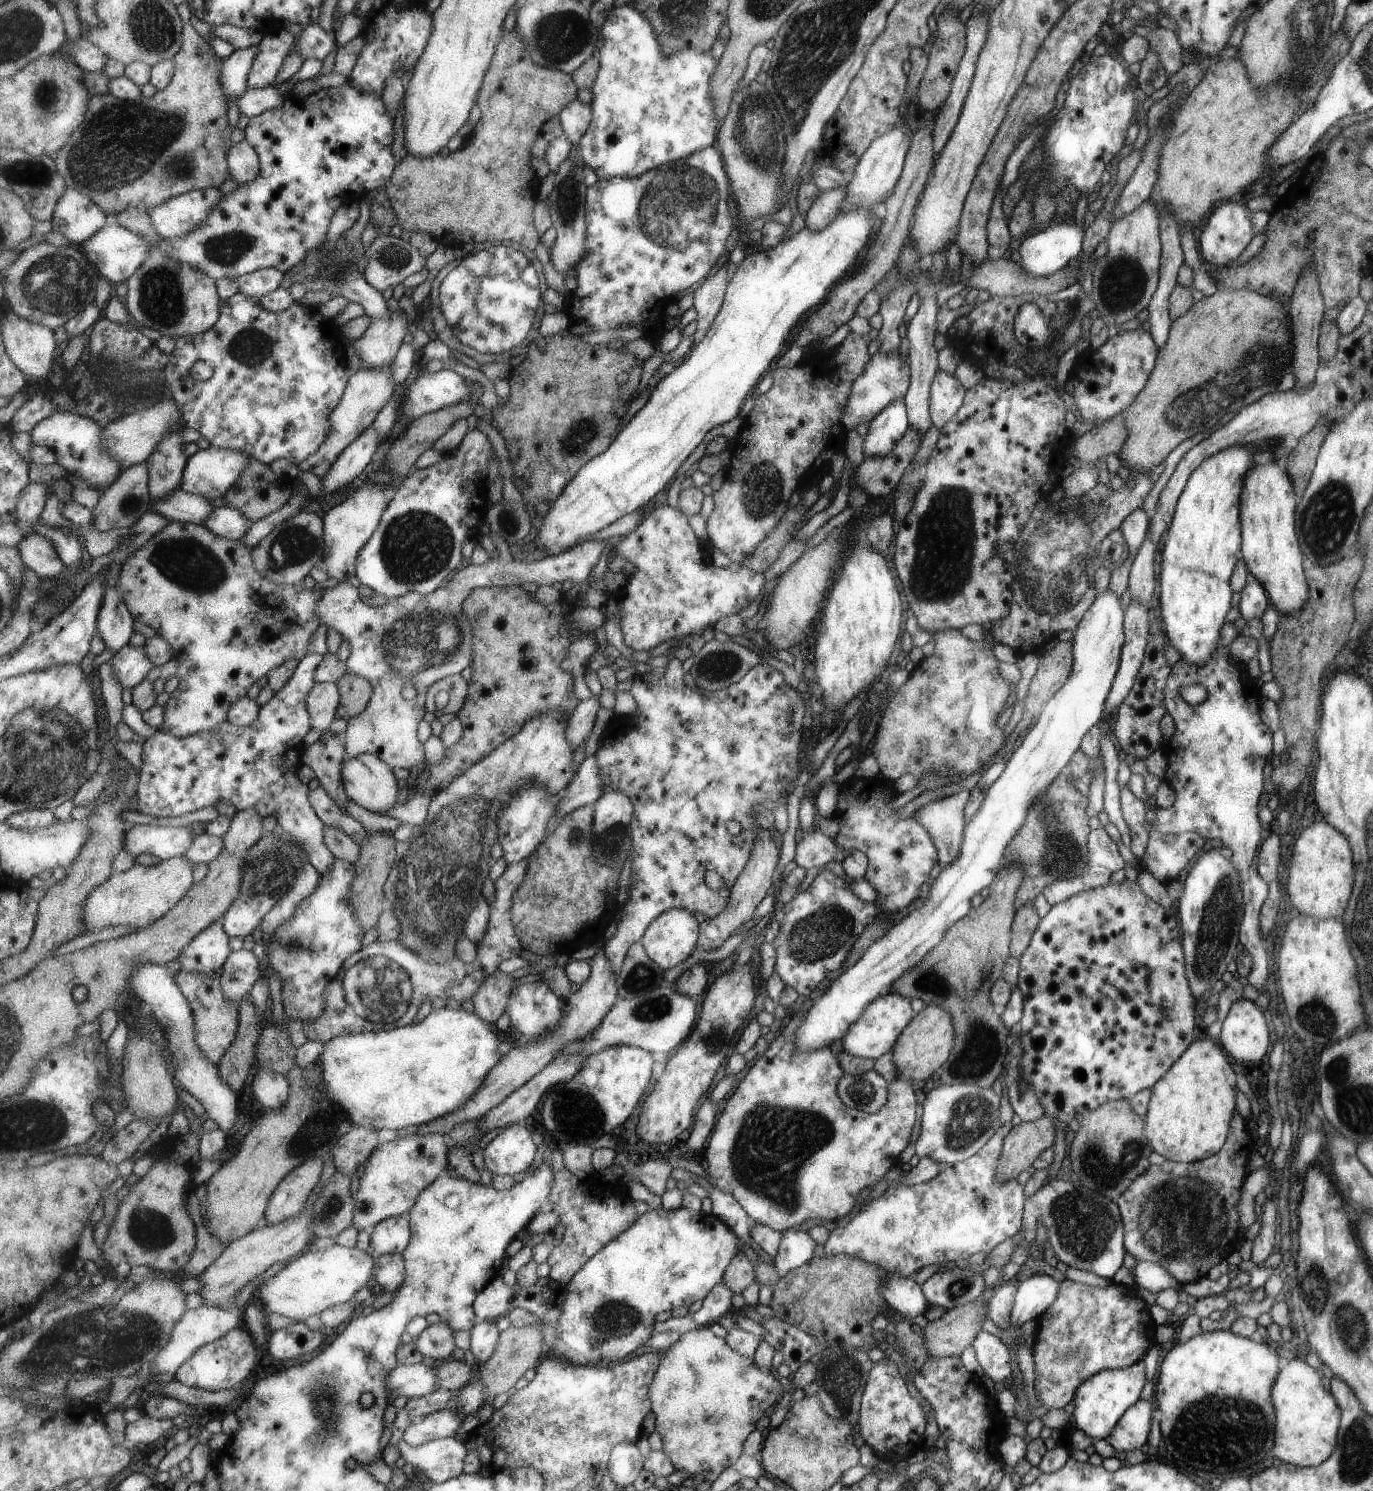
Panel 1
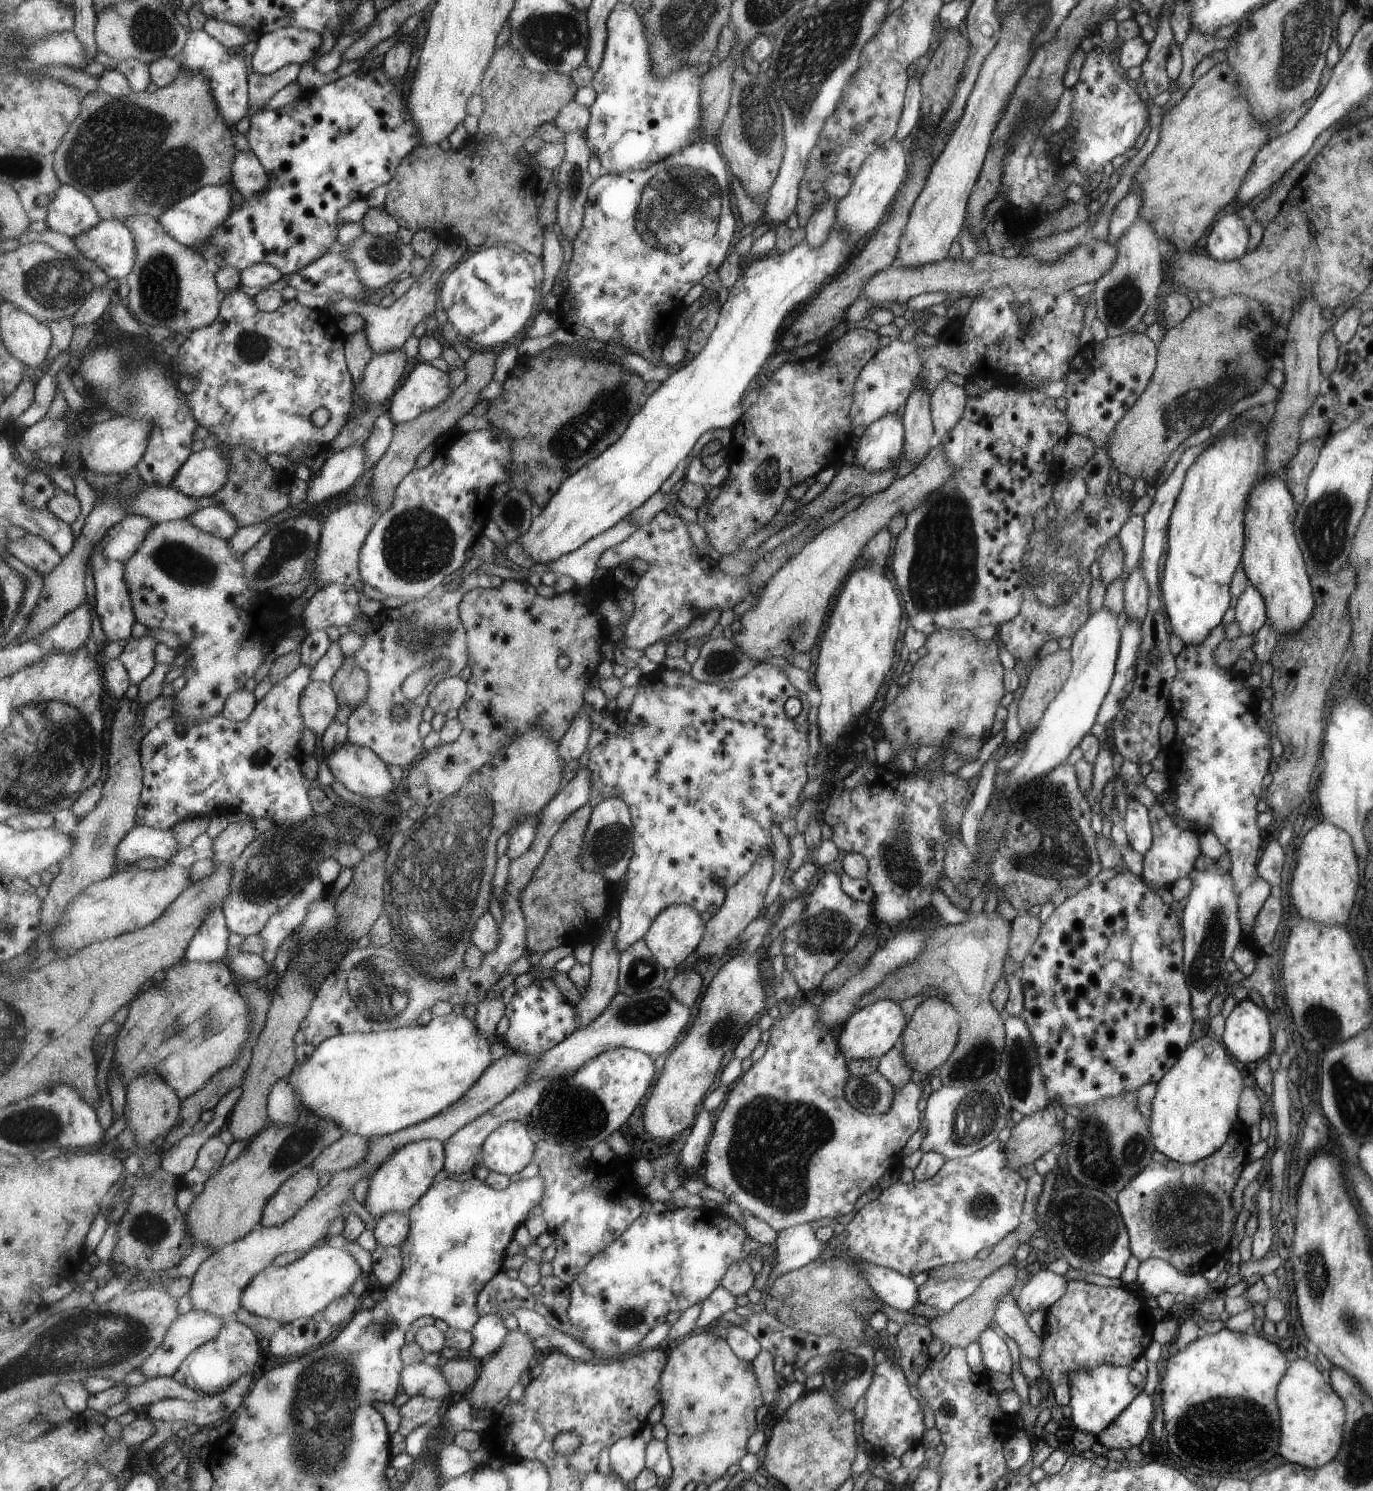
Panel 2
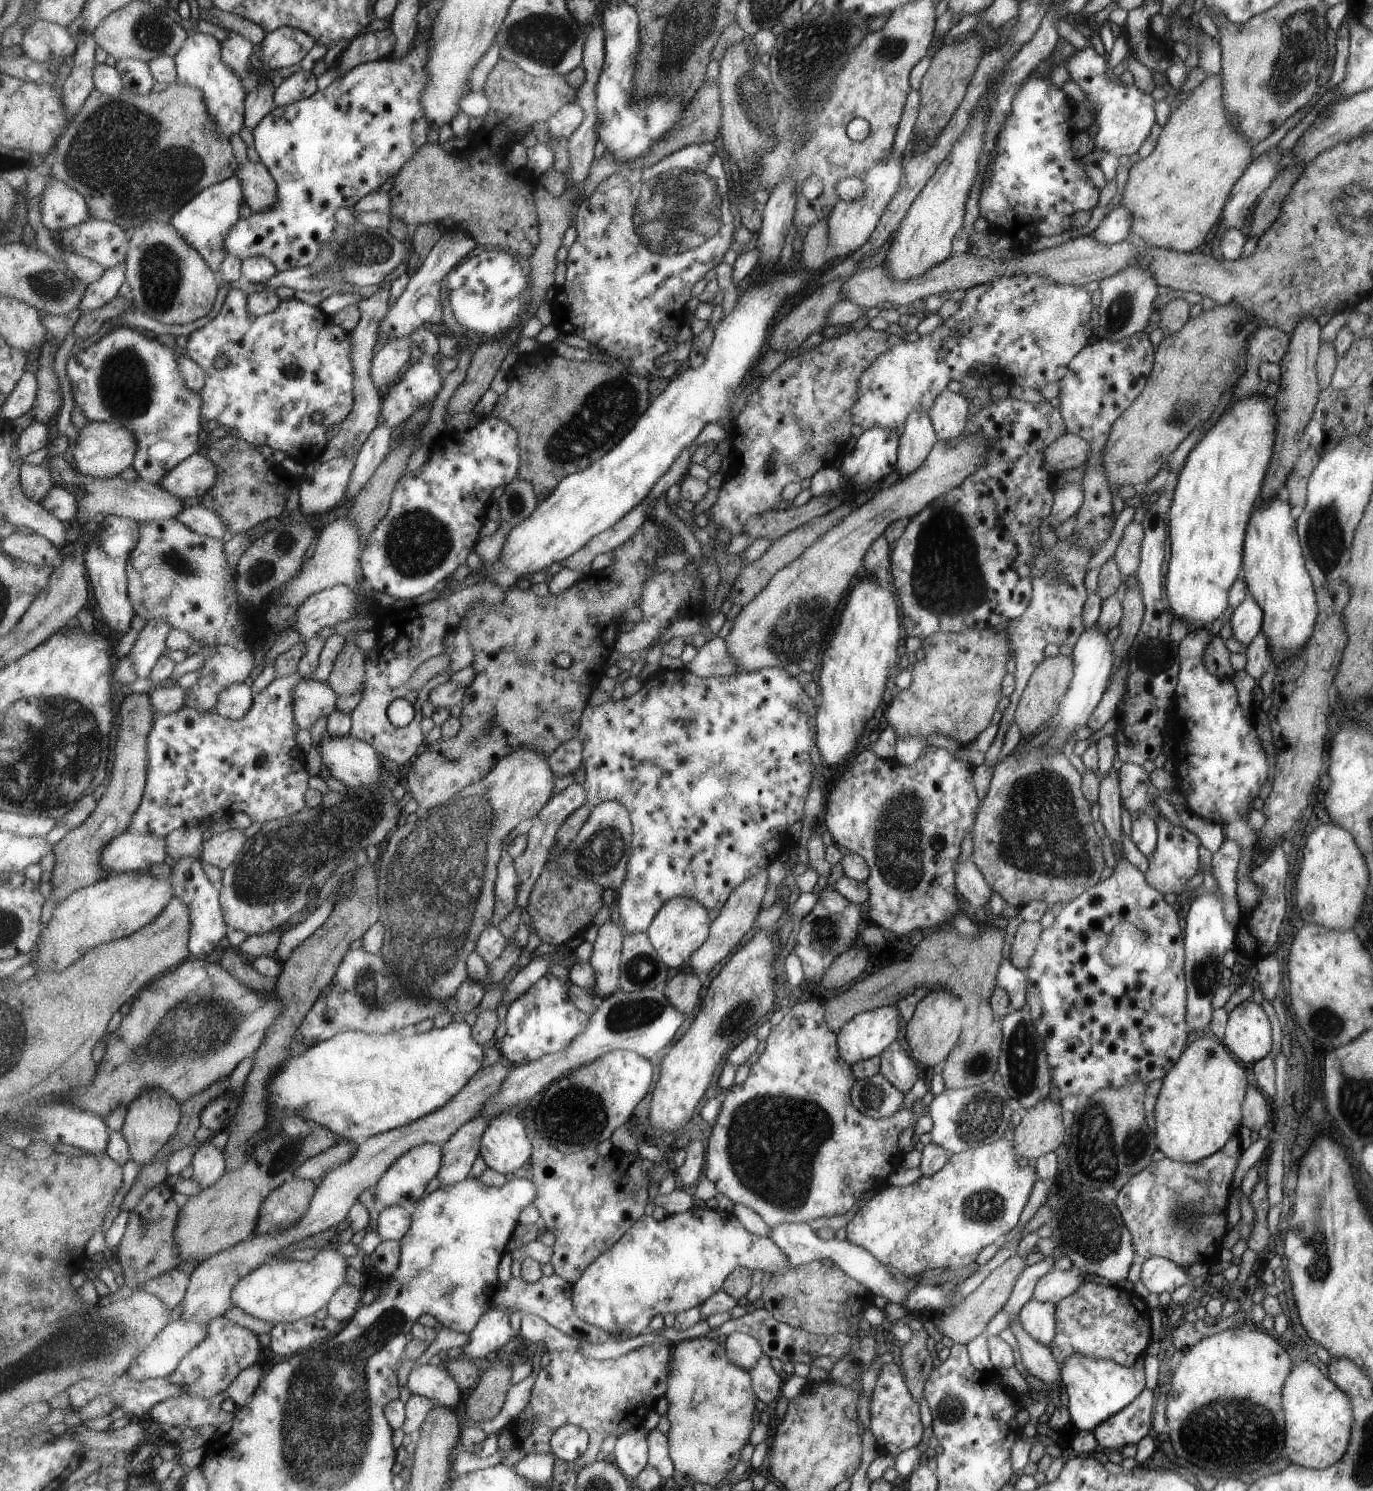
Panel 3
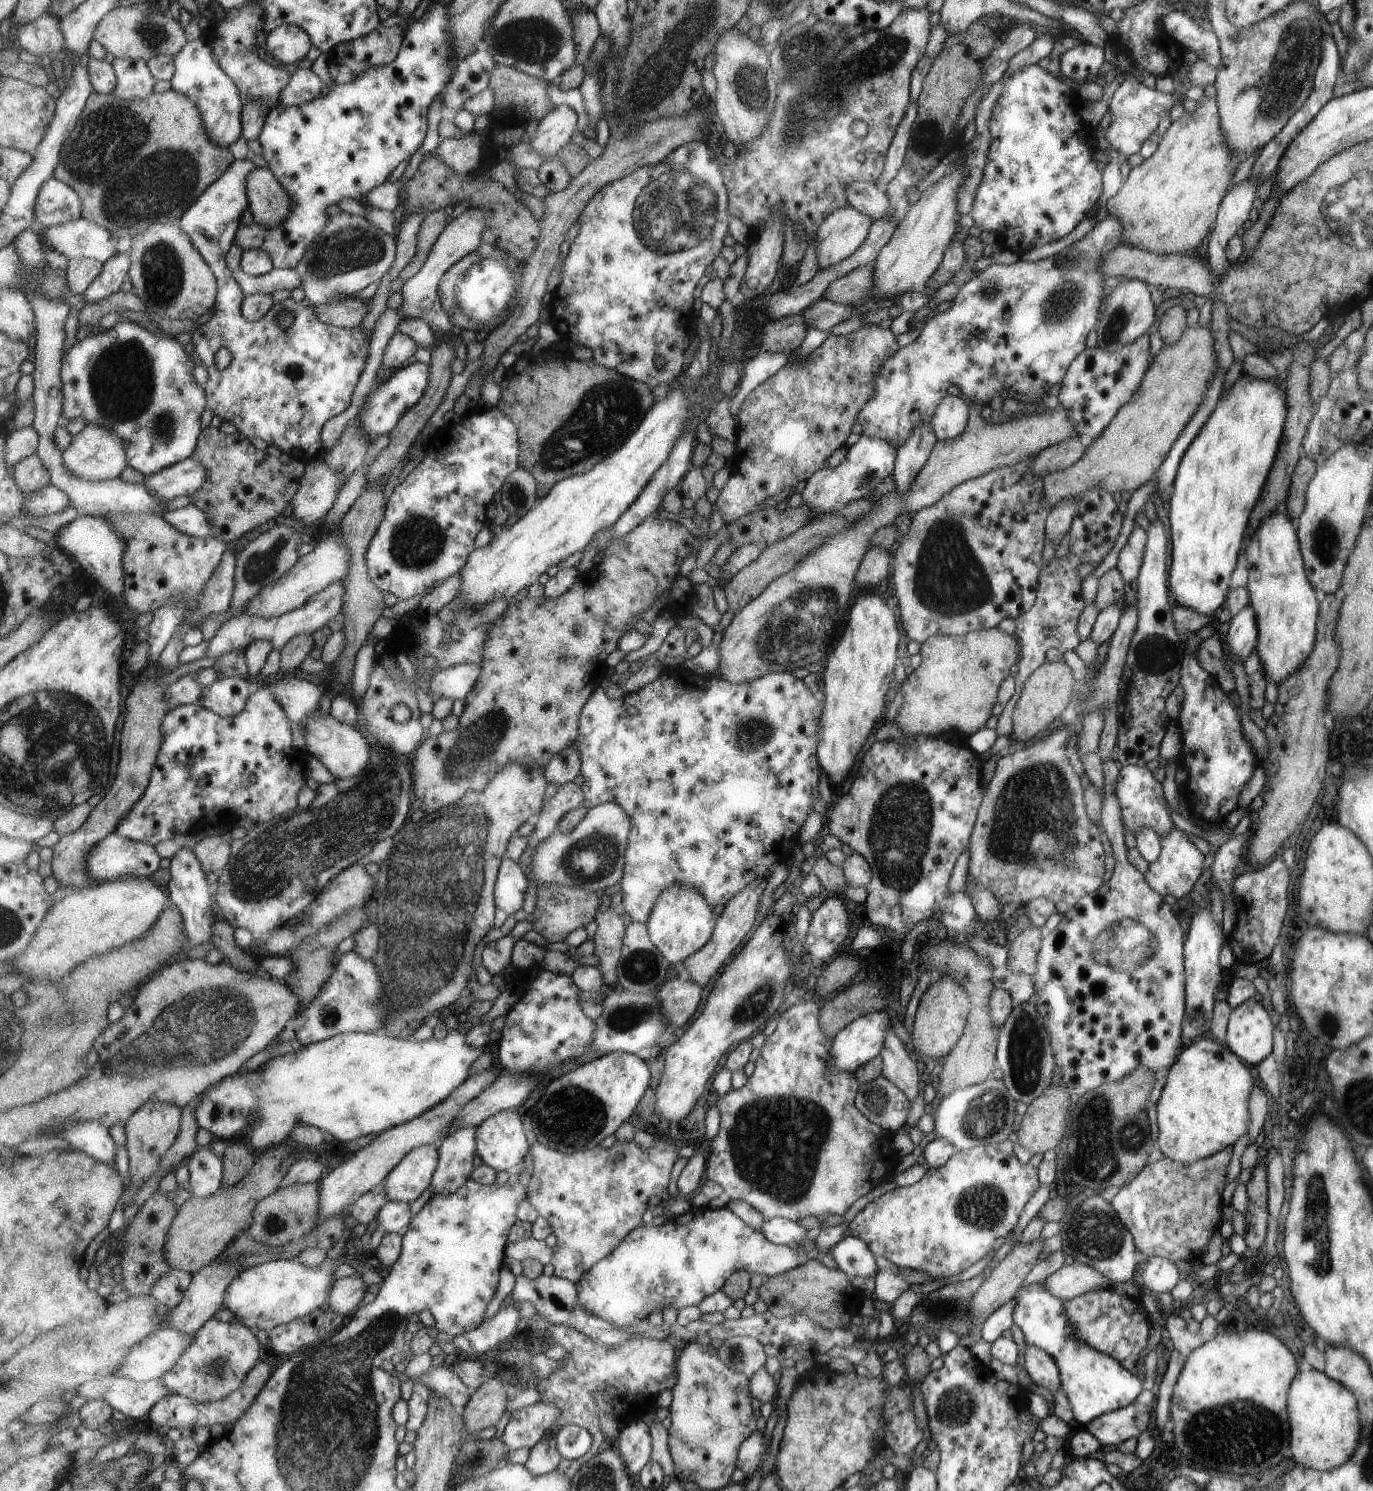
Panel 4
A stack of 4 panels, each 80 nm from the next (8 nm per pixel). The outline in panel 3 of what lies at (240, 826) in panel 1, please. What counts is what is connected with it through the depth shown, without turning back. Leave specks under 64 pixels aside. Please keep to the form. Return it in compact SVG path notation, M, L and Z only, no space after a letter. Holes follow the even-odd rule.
M229 828L207 838L202 848L202 862L224 871L231 866L246 843L245 832Z

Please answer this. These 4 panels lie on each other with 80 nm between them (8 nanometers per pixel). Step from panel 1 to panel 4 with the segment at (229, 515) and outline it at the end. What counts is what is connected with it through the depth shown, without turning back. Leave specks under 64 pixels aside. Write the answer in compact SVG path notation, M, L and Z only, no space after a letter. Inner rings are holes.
M188 504L180 509L167 511L162 517L175 529L192 537L205 538L214 531L208 515L197 508L197 505Z

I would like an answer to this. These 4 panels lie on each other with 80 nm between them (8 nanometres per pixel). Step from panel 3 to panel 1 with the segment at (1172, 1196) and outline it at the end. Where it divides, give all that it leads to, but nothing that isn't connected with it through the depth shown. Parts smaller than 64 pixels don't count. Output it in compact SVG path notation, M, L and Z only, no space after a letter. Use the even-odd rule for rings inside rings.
M1233 1112L1231 1130L1228 1131L1224 1146L1211 1156L1189 1164L1165 1160L1162 1165L1149 1166L1139 1178L1133 1180L1129 1192L1115 1198L1115 1204L1124 1220L1125 1248L1138 1261L1151 1261L1165 1267L1181 1284L1191 1283L1205 1277L1209 1268L1221 1262L1231 1248L1235 1248L1237 1236L1237 1200L1239 1188L1245 1178L1245 1164L1251 1152L1251 1138L1245 1132L1241 1115Z

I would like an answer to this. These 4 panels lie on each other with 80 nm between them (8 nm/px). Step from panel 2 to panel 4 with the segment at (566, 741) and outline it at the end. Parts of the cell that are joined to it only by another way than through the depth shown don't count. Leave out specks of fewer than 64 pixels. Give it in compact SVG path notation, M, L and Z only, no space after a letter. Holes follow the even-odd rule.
M576 745L560 752L544 770L548 782L559 787L575 780L579 774L582 774L582 760Z

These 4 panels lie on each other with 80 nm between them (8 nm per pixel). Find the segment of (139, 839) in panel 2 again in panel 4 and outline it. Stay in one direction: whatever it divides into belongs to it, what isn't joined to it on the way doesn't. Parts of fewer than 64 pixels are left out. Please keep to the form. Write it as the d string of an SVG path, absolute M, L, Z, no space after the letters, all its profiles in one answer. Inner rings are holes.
M115 833L101 839L88 852L86 860L86 871L93 883L112 881L121 878L139 877L142 879L151 878L153 872L159 870L161 856L153 845L141 841L134 841L123 838Z

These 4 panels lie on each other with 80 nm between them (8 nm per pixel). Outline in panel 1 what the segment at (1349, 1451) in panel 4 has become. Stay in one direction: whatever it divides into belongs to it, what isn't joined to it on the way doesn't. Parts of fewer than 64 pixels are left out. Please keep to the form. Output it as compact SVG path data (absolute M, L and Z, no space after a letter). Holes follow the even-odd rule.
M1288 1358L1272 1384L1271 1397L1276 1417L1271 1454L1281 1463L1296 1467L1316 1467L1323 1463L1335 1448L1340 1410L1333 1395L1319 1386L1319 1374L1304 1360Z

